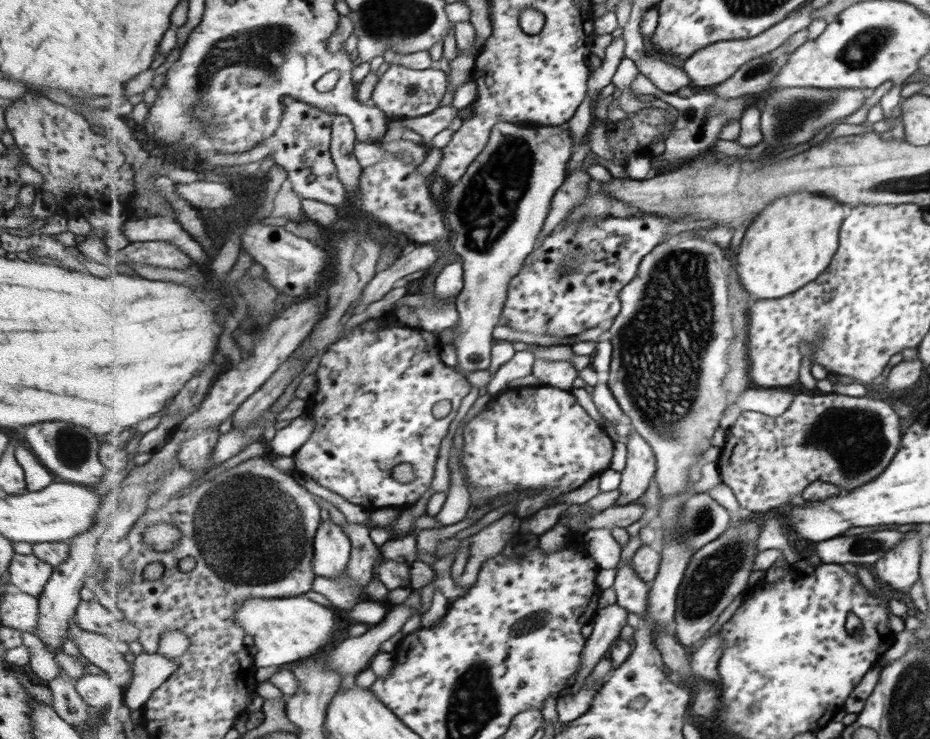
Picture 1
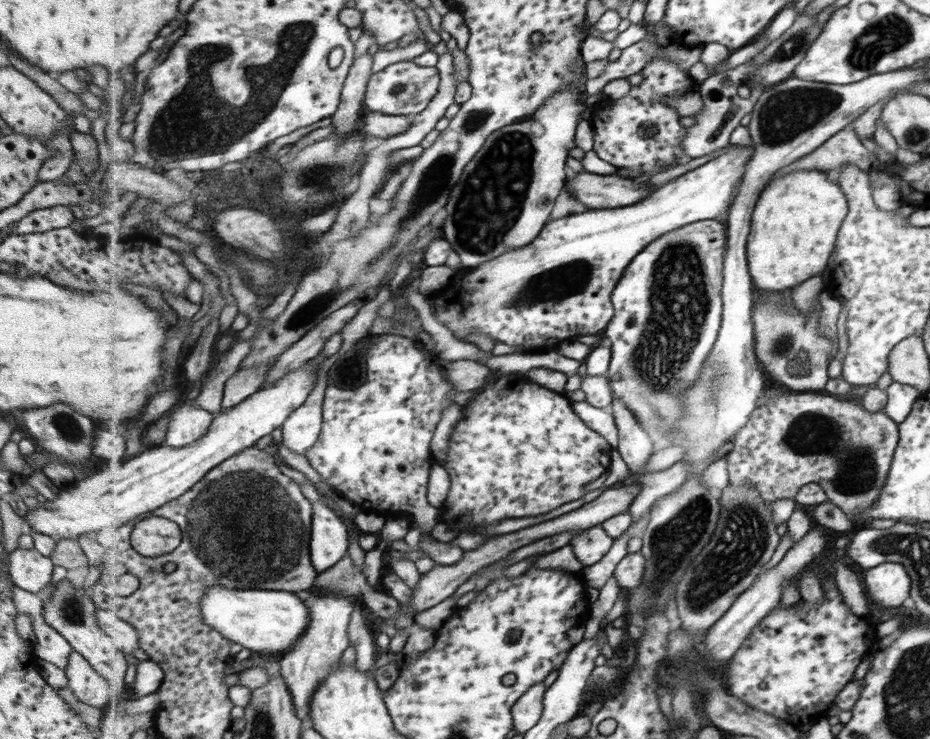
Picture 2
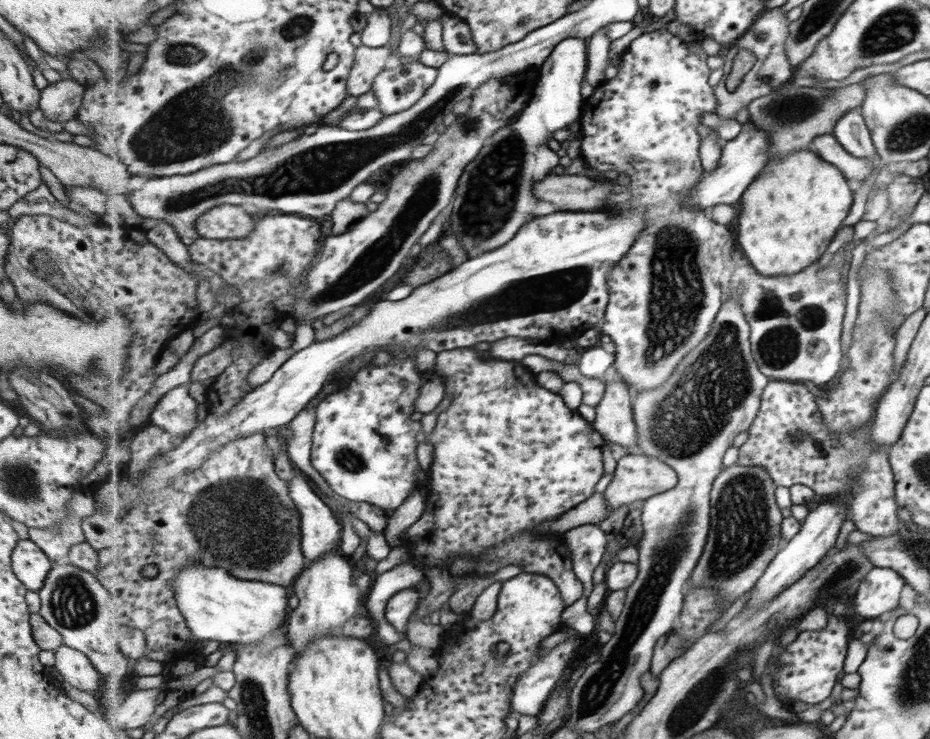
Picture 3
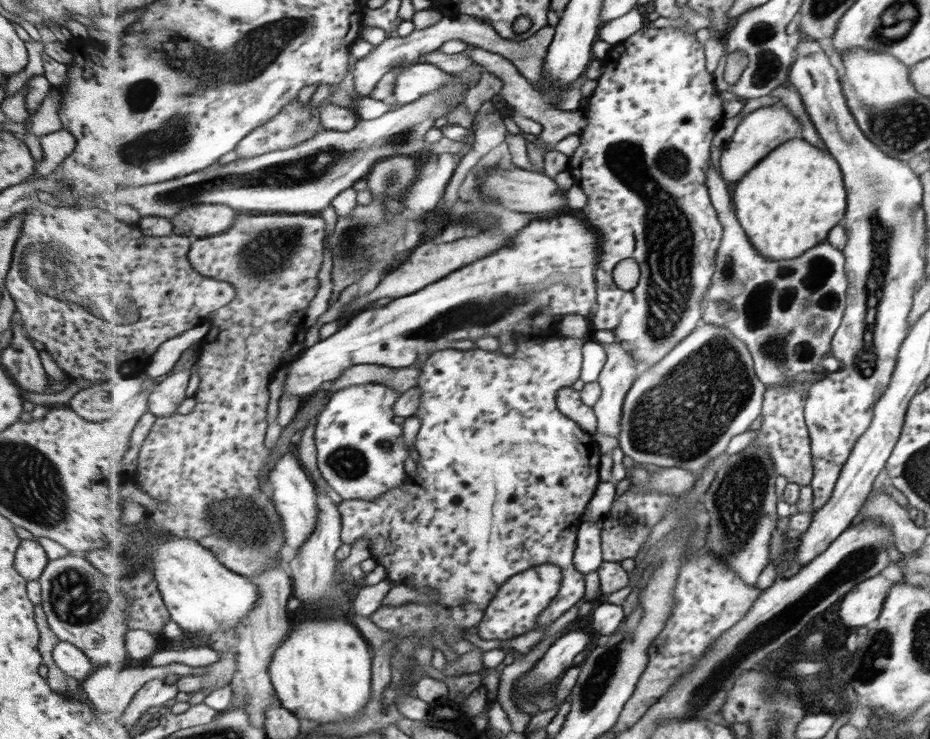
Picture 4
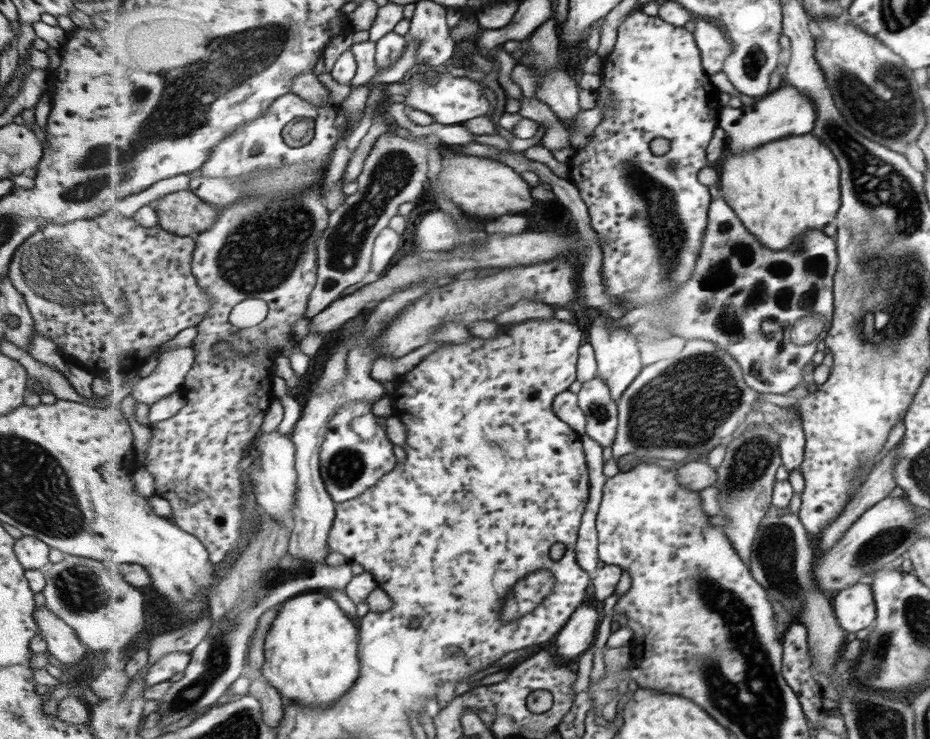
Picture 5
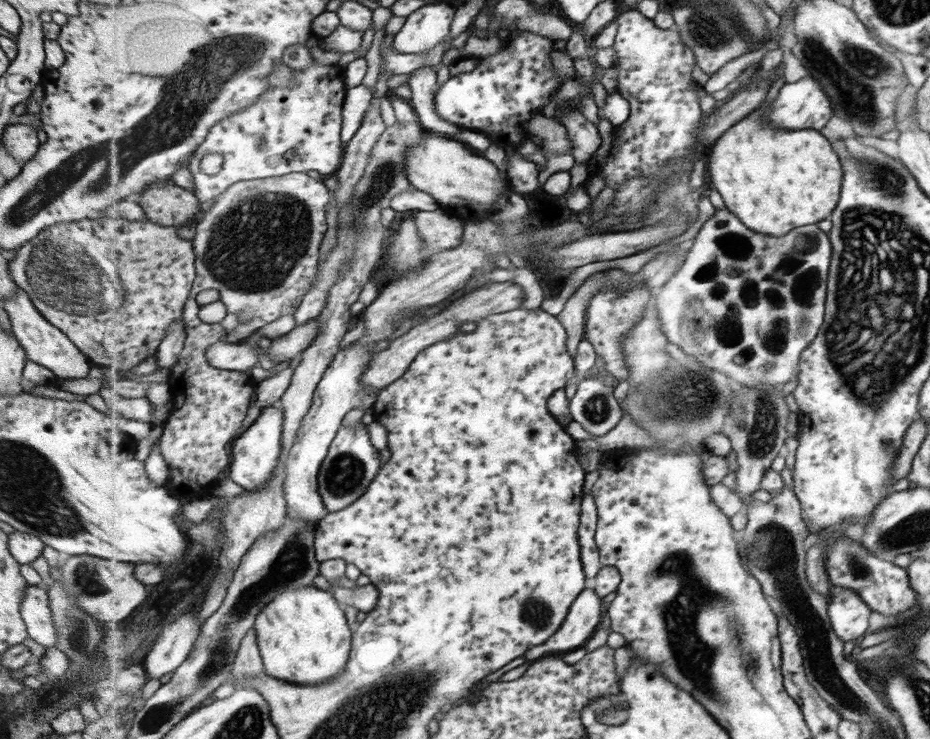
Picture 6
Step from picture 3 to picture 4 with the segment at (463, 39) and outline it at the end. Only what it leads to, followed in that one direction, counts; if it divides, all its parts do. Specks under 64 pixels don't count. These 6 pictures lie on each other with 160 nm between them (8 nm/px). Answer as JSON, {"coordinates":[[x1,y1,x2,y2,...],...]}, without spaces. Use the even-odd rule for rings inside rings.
{"coordinates":[[449,40,449,42,445,42,445,44,443,44,441,48,437,48,437,50,449,55,456,55,463,51,469,51,472,54,472,59,475,63,486,66,489,72,497,75,504,82,501,96,508,107,510,107,512,111,516,111,516,113,522,114,543,125,543,133,538,135,535,142,533,141,527,147,527,158,529,158,529,162,532,162,534,166,538,166,538,170,541,170,541,166,543,166,545,154,550,150,553,151,555,145,559,144,563,138,567,138,567,136,571,135,578,135,580,137,583,135,583,131,587,129,587,117,583,110,579,112,571,112,552,107,544,97,544,94,539,91,528,78,525,78,519,72,516,64,508,58,501,56,501,54,489,52,488,50,474,46,473,44,467,45,461,40]]}

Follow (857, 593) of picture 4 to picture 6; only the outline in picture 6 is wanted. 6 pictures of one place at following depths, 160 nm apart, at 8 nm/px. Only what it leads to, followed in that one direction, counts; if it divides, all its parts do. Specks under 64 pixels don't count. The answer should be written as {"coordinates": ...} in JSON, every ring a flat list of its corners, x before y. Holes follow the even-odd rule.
{"coordinates":[[845,588,834,596,829,595,827,616,831,629,842,642,862,636,868,627,871,610,857,593]]}

